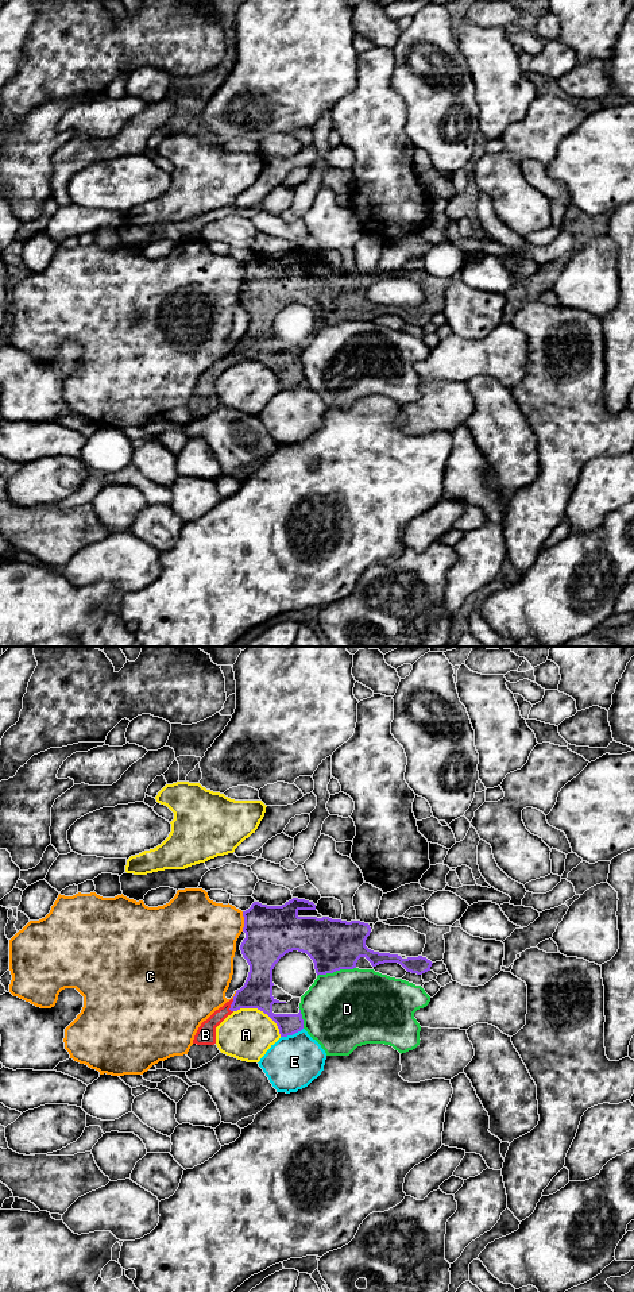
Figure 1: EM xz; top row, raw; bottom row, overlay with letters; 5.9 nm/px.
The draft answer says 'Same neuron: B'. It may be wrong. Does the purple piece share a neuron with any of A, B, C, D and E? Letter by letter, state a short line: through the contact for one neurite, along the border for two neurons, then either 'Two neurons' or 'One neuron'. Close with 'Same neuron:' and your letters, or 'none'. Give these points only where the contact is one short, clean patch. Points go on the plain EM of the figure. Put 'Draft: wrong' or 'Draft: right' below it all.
A: Two neurons
B: One neuron
C: Two neurons
D: Two neurons
E: Two neurons
Same neuron: B
Draft: right

